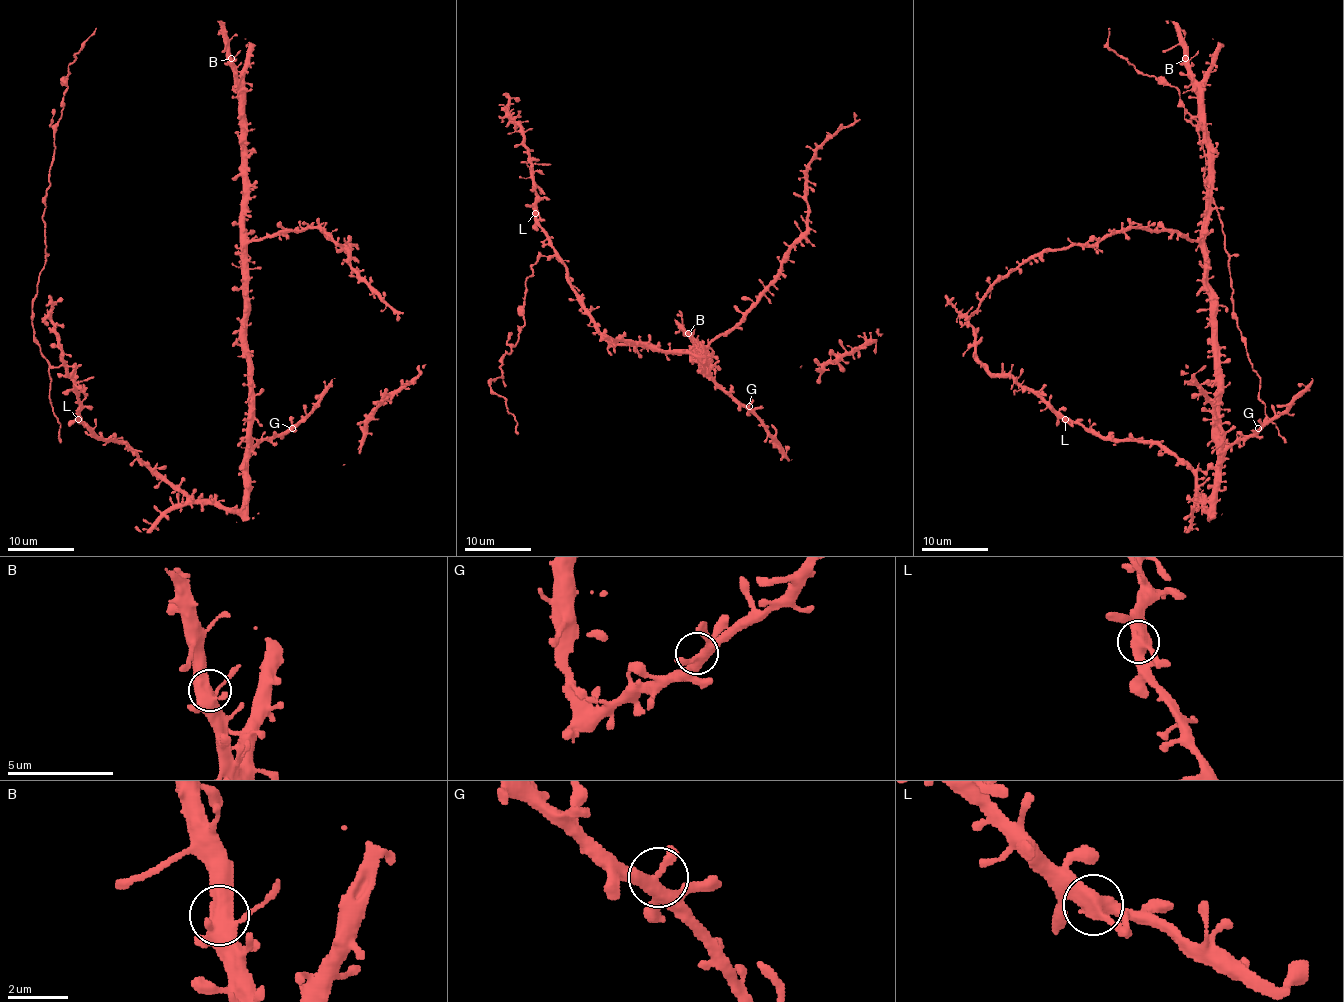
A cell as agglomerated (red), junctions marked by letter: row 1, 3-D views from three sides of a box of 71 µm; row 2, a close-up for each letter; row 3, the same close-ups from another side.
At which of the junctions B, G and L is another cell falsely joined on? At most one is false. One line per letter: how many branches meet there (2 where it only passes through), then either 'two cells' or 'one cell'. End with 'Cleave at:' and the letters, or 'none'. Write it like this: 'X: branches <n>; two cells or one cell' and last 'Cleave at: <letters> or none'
B: branches 3; one cell
G: branches 3; one cell
L: branches 2; one cell
Cleave at: none

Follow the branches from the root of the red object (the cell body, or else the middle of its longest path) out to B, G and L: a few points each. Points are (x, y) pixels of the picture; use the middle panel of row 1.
B: (638, 345), (696, 355), (706, 364), (688, 333)
G: (638, 345), (696, 355), (706, 371), (726, 391), (749, 406)
L: (638, 345), (614, 345), (599, 330), (582, 305), (581, 295), (569, 282), (564, 260), (534, 213)

